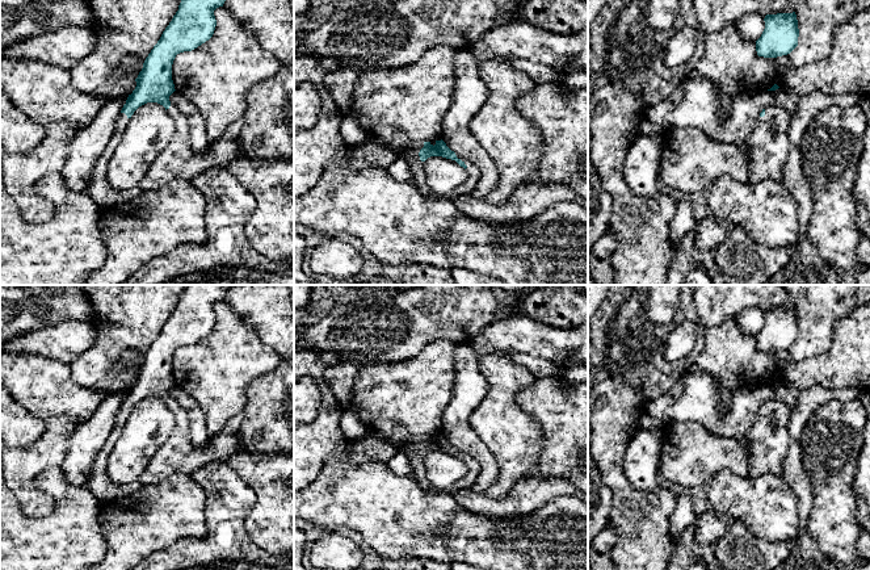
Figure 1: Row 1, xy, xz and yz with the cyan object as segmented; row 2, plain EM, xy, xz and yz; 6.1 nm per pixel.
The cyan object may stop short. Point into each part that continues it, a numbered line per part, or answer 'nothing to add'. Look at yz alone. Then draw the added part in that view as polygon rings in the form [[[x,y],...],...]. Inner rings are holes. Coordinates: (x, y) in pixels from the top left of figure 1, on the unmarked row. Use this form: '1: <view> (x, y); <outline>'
1: yz (769, 439); [[[777,401],[765,402],[765,410],[760,411],[753,423],[745,450],[747,475],[781,475],[783,460],[789,452],[790,435],[787,422],[790,408]]]

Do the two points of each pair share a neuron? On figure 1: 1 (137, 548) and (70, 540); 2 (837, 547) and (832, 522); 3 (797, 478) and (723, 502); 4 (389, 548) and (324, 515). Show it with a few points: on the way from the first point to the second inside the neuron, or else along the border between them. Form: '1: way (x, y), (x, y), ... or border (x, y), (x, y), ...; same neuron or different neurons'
1: border (99, 514), (99, 528), (105, 540), (105, 556); different neurons
2: way (837, 540), (836, 528); same neuron
3: border (781, 474), (795, 497), (797, 511); different neurons
4: way (373, 532), (356, 515), (340, 515); same neuron

